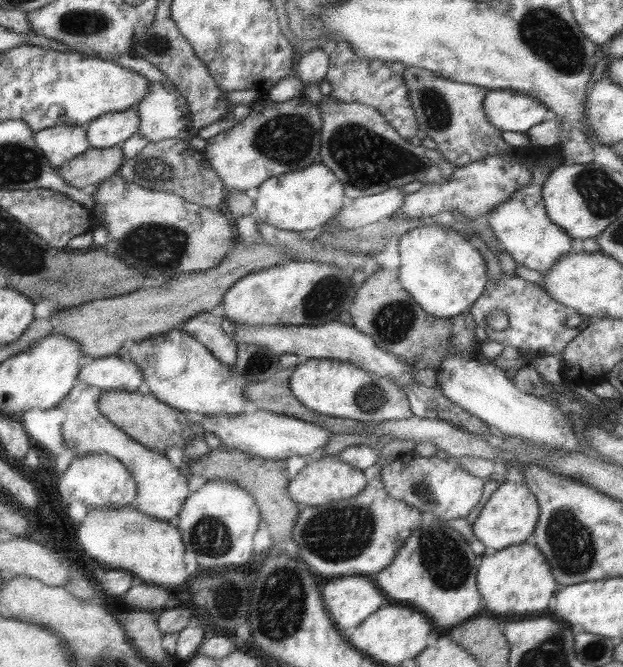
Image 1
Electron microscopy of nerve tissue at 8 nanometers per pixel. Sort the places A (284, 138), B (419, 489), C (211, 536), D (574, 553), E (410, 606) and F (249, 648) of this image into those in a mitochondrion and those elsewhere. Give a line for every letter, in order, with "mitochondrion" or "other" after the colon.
A: mitochondrion
B: mitochondrion
C: mitochondrion
D: mitochondrion
E: other
F: other

